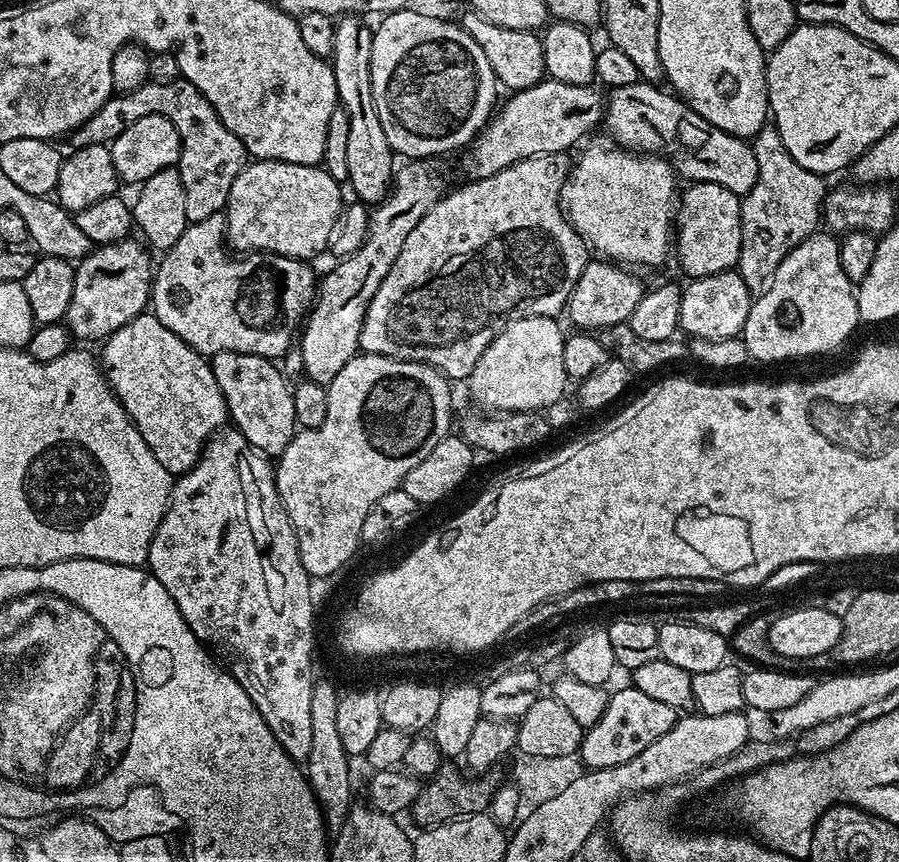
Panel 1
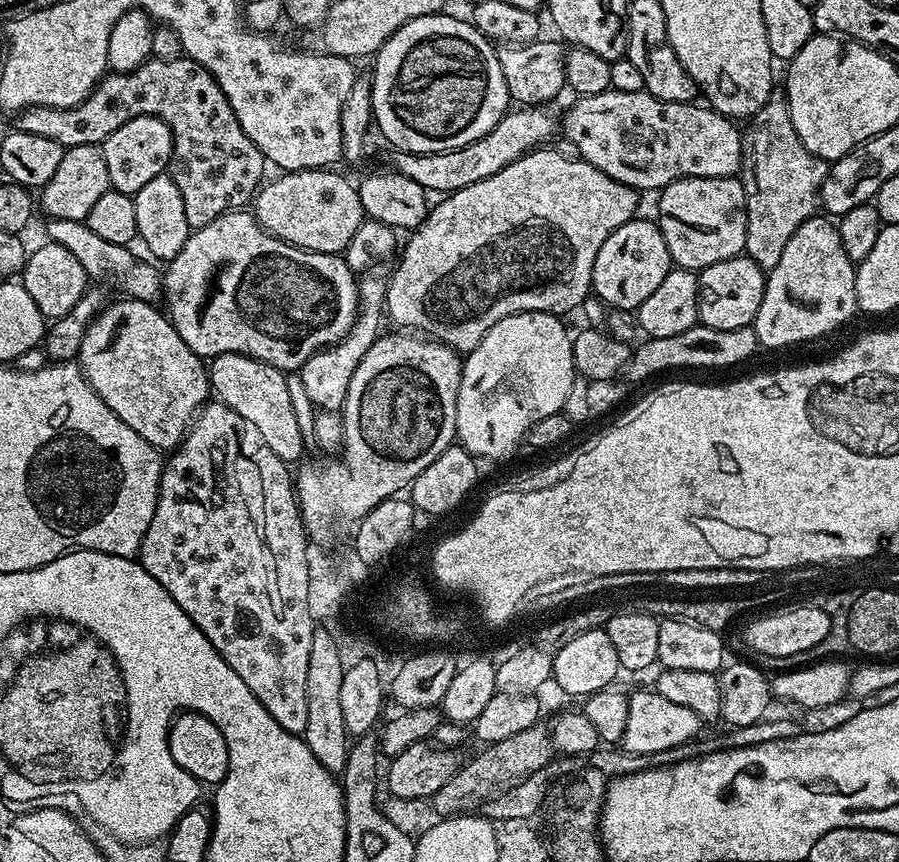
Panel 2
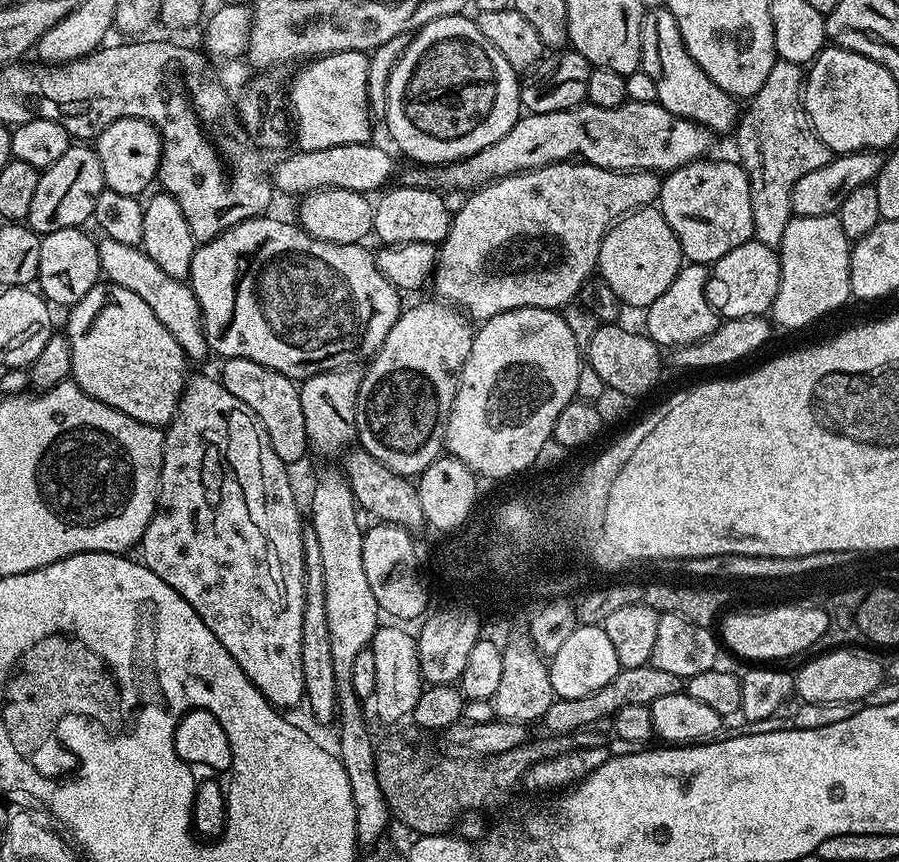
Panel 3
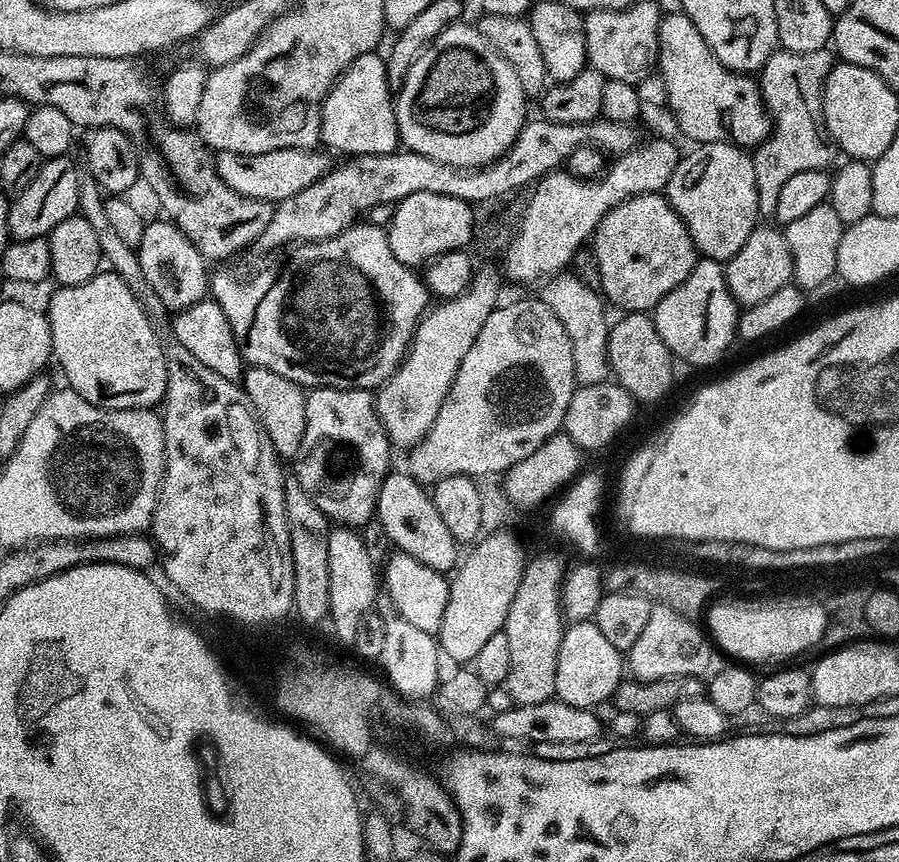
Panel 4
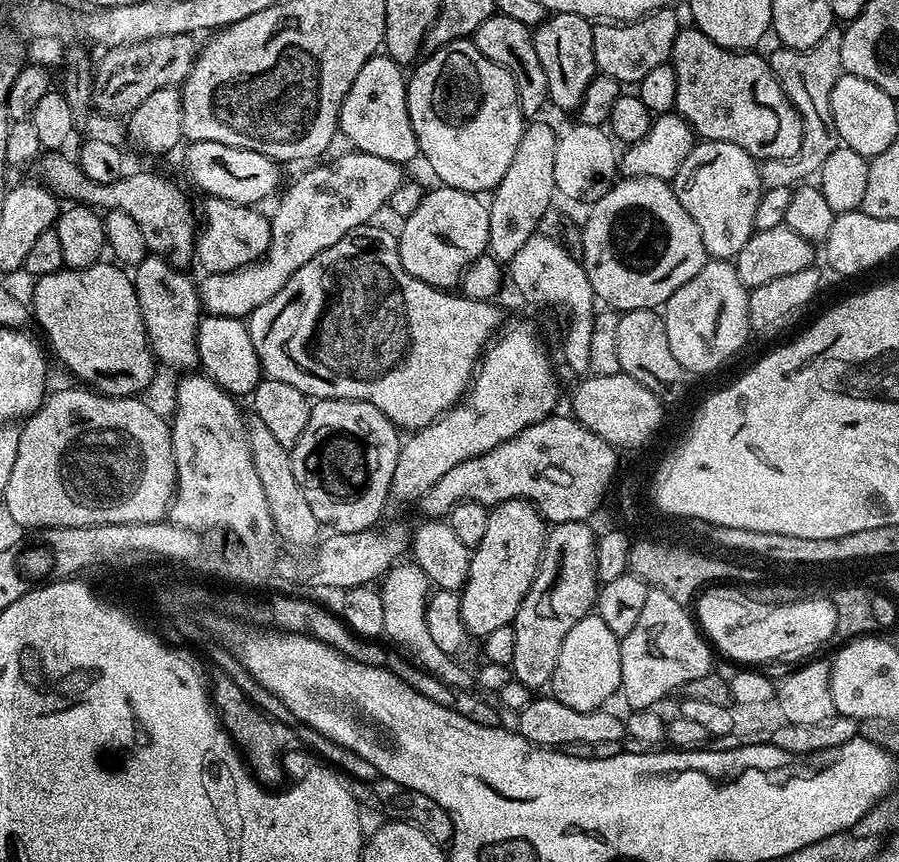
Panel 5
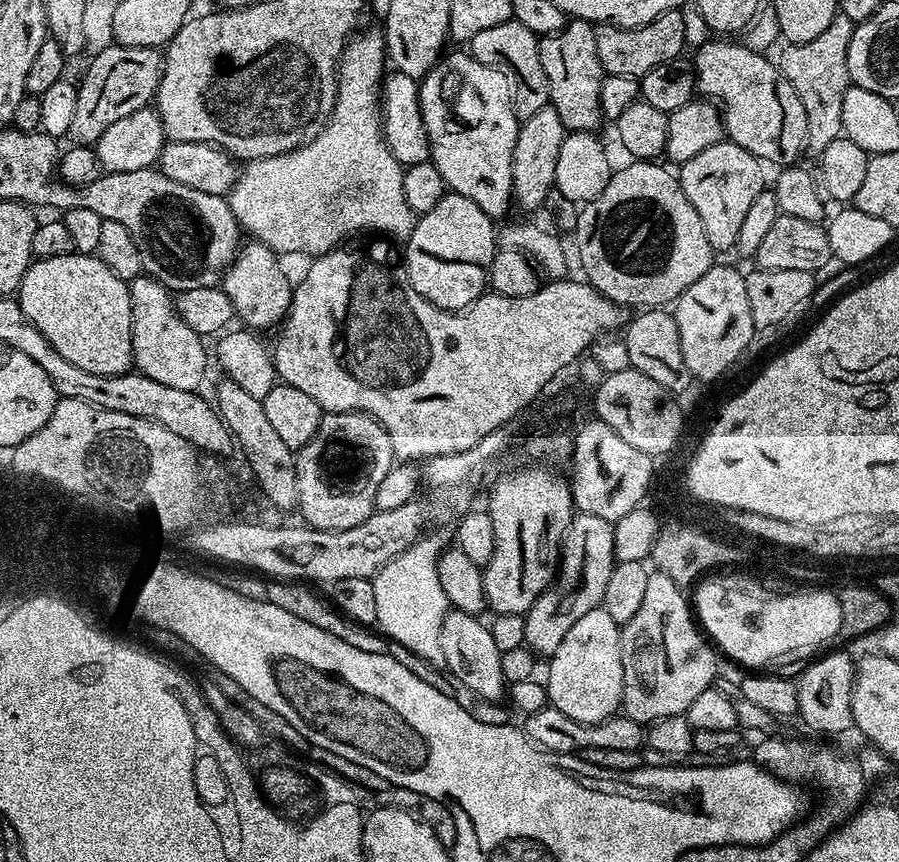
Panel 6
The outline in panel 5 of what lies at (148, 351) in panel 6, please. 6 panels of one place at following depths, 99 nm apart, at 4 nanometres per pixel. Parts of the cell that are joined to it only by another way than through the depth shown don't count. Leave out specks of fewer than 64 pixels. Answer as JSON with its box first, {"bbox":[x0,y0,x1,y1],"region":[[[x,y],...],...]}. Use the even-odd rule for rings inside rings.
{"bbox":[134,254,202,370],"region":[[[150,254],[134,269],[136,297],[152,355],[163,367],[165,364],[168,368],[184,368],[180,370],[195,369],[200,362],[196,349],[196,335],[202,319],[200,294],[188,274],[173,268],[164,257],[155,254]]]}

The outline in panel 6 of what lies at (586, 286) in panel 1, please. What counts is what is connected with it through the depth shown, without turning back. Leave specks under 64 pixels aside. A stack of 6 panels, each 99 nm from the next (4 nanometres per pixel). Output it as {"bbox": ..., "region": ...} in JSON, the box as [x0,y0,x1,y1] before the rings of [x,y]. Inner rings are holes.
{"bbox":[574,162,714,310],"region":[[[628,162],[625,168],[617,167],[605,189],[579,209],[574,239],[587,283],[607,300],[621,306],[629,304],[632,310],[671,305],[714,263],[714,253],[710,242],[706,242],[706,230],[702,230],[698,210],[690,206],[690,198],[686,198],[679,179],[673,173],[671,176],[660,162]]]}

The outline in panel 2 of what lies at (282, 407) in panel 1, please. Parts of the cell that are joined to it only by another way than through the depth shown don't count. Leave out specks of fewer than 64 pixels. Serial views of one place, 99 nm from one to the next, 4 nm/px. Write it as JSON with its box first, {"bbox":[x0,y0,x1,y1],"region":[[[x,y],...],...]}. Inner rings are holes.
{"bbox":[210,352,305,466],"region":[[[227,352],[210,360],[210,388],[219,403],[230,406],[234,414],[242,414],[246,422],[258,434],[262,434],[266,446],[278,454],[284,463],[292,466],[300,455],[305,455],[302,433],[298,430],[293,403],[287,389],[287,378],[279,368],[261,360]]]}

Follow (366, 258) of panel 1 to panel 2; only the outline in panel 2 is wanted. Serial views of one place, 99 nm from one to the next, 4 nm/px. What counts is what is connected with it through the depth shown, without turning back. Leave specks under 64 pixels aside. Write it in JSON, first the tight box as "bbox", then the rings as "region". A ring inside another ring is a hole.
{"bbox":[298,274,386,412],"region":[[[376,274],[365,275],[359,281],[360,310],[354,326],[331,348],[315,352],[298,370],[306,388],[306,394],[309,395],[310,402],[316,410],[340,412],[343,409],[346,390],[350,388],[350,378],[354,378],[354,370],[358,362],[362,362],[366,350],[370,350],[370,346],[381,331],[380,316],[382,320],[382,309],[386,304],[386,280],[383,275],[381,277],[372,275]]]}

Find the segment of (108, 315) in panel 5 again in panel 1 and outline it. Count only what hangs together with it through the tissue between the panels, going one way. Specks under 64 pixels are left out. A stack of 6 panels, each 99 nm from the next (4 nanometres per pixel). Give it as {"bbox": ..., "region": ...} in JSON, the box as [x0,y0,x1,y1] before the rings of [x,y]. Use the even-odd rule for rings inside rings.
{"bbox":[98,311,229,477],"region":[[[144,311],[138,318],[126,322],[114,334],[103,341],[101,352],[98,352],[98,363],[103,371],[112,392],[120,399],[128,417],[134,422],[138,434],[154,450],[154,458],[166,466],[166,470],[178,477],[190,471],[200,460],[204,445],[216,432],[221,431],[229,423],[226,398],[218,386],[218,378],[214,378],[211,363],[199,352],[195,352],[174,330],[166,330],[162,322],[153,316],[151,311]]]}

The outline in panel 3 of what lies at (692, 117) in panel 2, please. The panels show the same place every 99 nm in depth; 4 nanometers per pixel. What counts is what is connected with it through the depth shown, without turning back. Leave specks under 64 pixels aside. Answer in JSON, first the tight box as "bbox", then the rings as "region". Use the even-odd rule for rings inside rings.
{"bbox":[403,100,714,194],"region":[[[628,100],[607,108],[582,103],[570,110],[558,110],[554,114],[528,112],[498,142],[478,150],[478,154],[455,164],[436,166],[429,170],[424,166],[412,166],[403,183],[409,188],[431,188],[441,193],[464,192],[471,194],[478,188],[520,172],[538,170],[547,164],[563,164],[579,158],[585,164],[599,168],[613,168],[616,172],[655,172],[667,174],[684,164],[697,163],[709,155],[714,134],[702,124],[670,114],[661,104],[647,104]]]}

